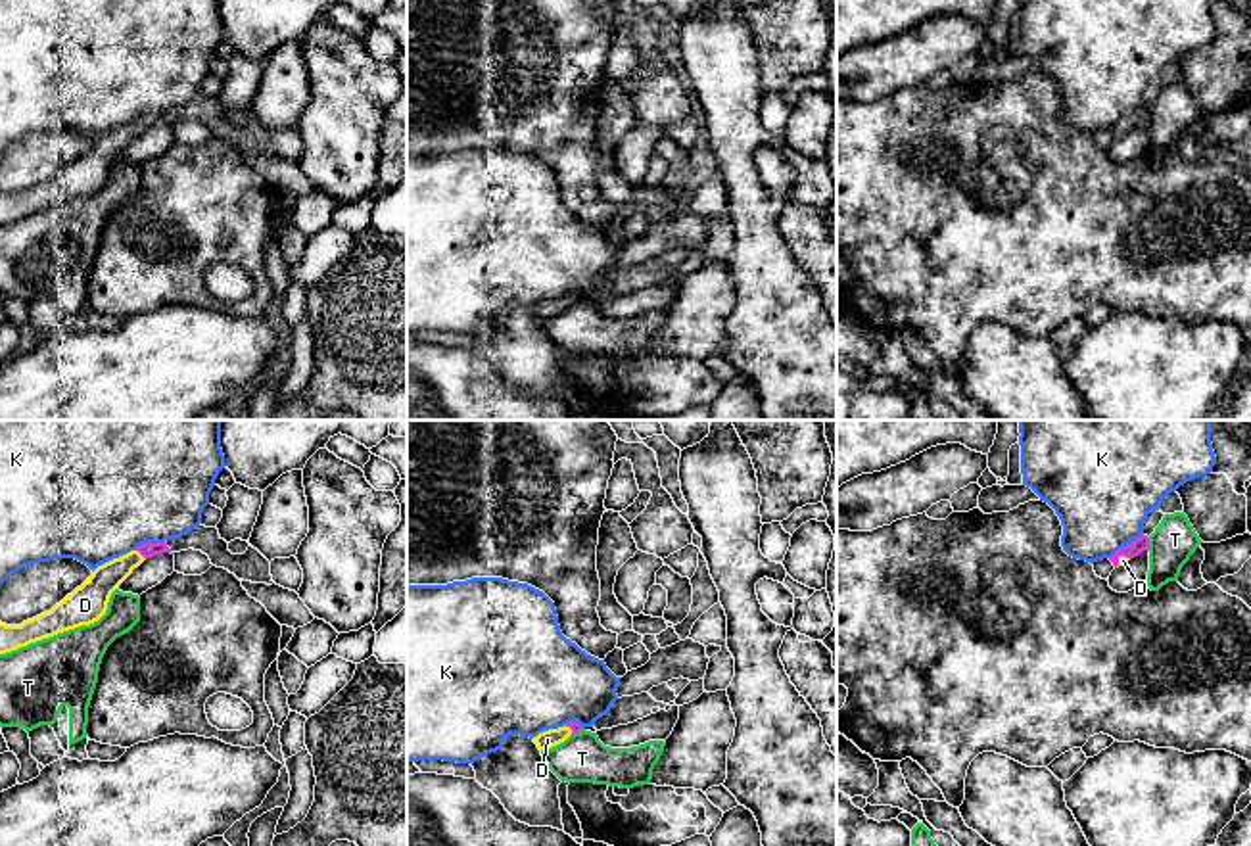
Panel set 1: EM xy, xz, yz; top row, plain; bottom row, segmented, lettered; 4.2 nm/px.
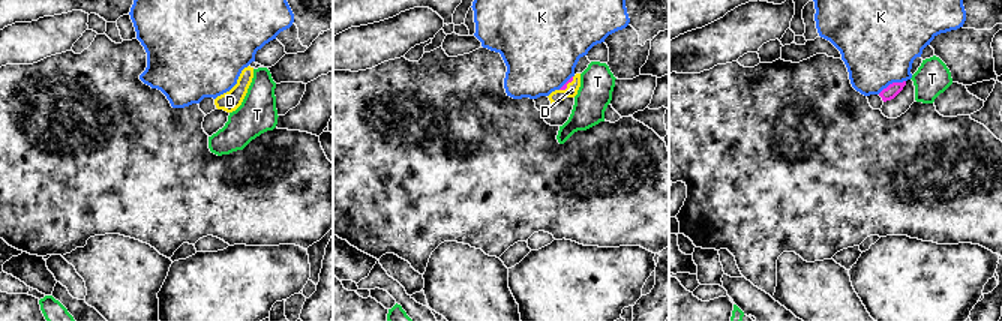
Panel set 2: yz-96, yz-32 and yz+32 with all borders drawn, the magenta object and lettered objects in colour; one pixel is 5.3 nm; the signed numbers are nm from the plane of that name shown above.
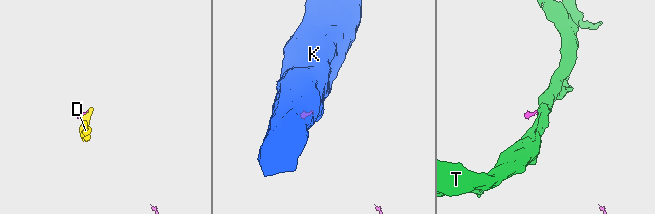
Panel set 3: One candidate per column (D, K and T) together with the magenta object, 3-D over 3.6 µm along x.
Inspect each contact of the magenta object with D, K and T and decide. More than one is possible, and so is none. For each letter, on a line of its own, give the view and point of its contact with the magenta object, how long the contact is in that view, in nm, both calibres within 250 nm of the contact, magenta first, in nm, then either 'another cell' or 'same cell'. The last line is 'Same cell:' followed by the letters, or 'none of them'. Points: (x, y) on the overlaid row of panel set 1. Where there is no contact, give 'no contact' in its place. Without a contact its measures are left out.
D: xy (141, 553) | 60 nm | 60/120 nm | same cell
K: yz (1127, 545) | 180 nm | 60/420 nm | another cell
T: yz (1148, 543) | 60 nm | 60/190 nm | another cell
Same cell: D

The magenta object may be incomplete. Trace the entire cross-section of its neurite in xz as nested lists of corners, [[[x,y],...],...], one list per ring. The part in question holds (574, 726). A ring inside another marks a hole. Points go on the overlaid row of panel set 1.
[[[570,721],[564,727],[539,733],[537,737],[533,737],[533,742],[537,744],[539,750],[547,750],[564,742],[572,733],[579,731],[583,731],[583,727],[578,721]]]

